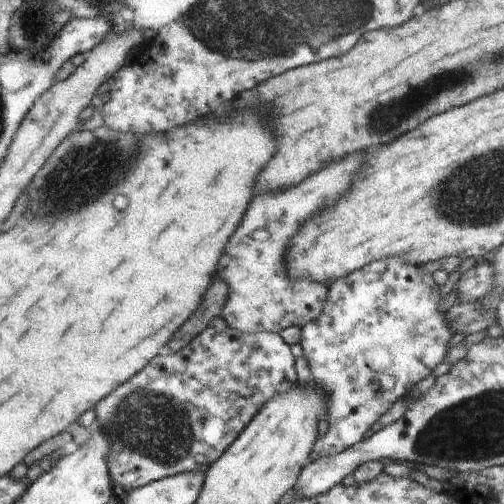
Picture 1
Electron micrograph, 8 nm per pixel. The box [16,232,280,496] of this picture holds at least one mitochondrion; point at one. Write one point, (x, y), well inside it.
(153, 425)

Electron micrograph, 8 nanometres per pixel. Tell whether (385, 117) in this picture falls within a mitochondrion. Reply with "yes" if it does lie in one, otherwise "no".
yes

